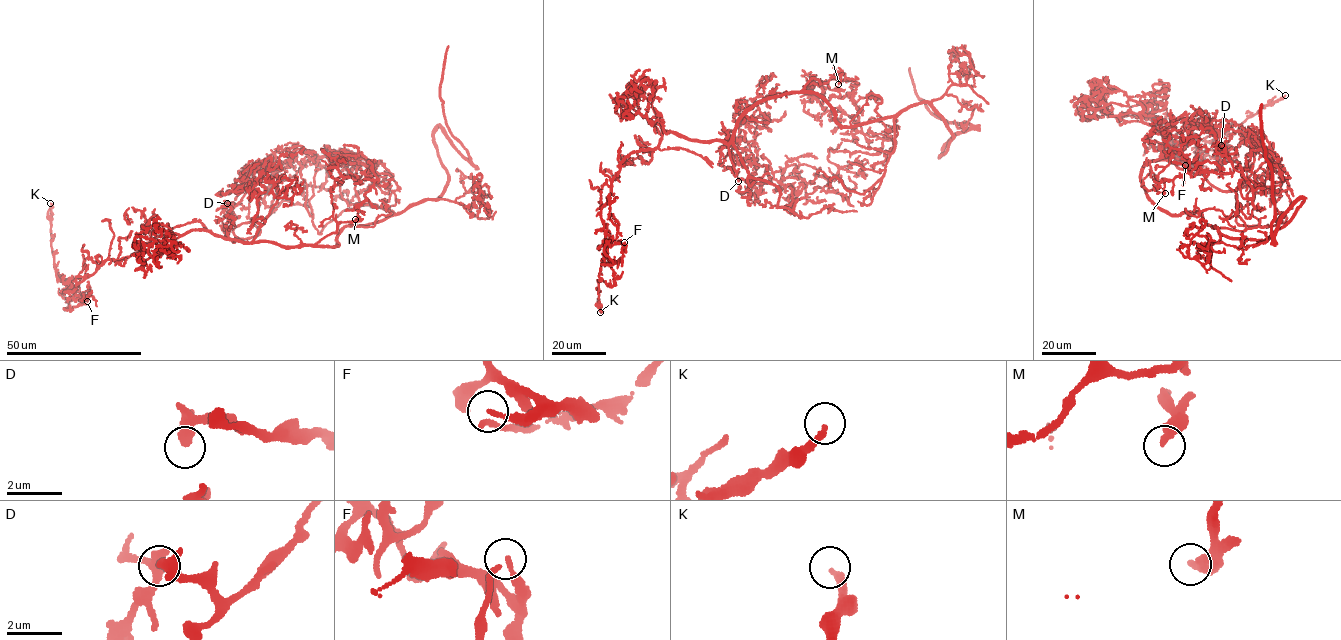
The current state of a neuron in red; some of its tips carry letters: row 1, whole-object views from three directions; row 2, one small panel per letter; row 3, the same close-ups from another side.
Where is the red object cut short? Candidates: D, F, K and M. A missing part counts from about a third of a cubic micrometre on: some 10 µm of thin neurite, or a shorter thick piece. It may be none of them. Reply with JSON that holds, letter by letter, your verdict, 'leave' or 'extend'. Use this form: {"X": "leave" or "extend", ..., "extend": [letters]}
{"D": "leave", "F": "leave", "K": "leave", "M": "leave", "extend": []}

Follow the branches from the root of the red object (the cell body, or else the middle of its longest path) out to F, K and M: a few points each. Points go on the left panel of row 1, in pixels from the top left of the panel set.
F: (318, 246), (171, 231), (107, 260), (77, 283), (74, 294), (87, 301)
K: (318, 246), (171, 231), (107, 260), (73, 290), (54, 267), (50, 203)
M: (318, 246), (336, 246), (345, 227), (395, 214), (359, 200), (356, 160), (378, 180), (354, 207), (355, 219)

